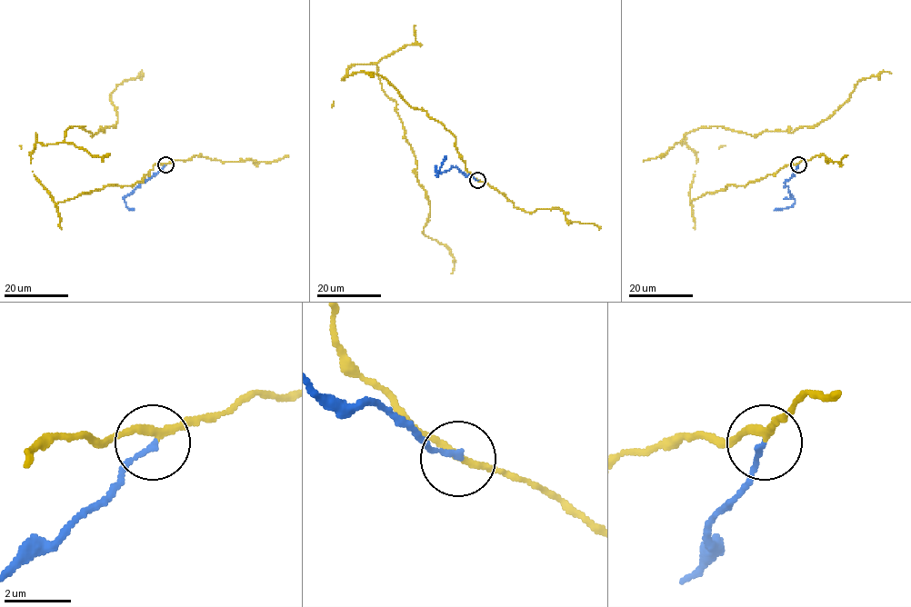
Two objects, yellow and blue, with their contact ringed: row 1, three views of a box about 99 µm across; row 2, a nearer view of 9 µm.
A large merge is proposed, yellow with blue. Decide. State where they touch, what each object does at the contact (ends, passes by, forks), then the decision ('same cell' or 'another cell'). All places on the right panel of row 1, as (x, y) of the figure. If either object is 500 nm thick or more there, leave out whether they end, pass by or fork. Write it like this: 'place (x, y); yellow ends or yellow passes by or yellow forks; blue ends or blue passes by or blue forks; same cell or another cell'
place (798, 164); yellow passes by; blue ends; another cell

